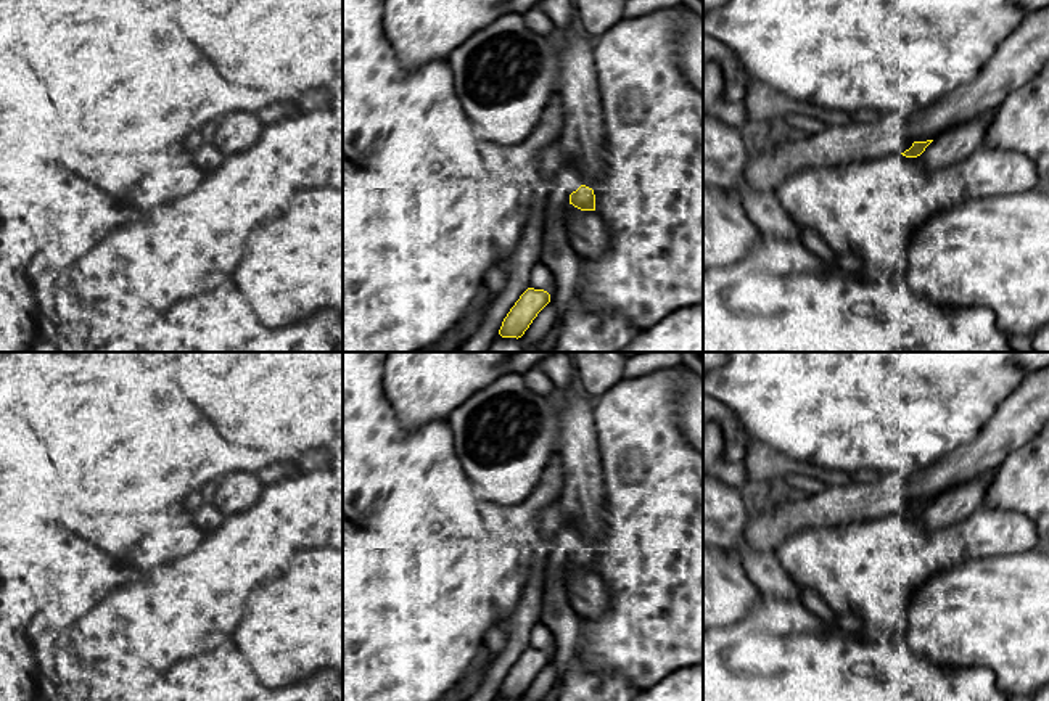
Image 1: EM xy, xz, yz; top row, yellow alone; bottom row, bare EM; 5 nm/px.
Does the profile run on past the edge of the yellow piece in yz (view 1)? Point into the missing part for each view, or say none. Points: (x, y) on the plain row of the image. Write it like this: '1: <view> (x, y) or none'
1: none

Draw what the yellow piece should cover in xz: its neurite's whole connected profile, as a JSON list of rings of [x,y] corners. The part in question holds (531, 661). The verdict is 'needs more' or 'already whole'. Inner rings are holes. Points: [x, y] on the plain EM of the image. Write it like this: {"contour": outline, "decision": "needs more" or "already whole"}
{"contour": [[[528,648],[504,678],[499,695],[502,698],[521,698],[549,662],[550,654],[547,651]]], "decision": "already whole"}

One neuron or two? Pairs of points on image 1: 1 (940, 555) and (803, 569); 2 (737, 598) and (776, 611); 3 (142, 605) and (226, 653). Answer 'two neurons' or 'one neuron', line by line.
1: one neuron
2: two neurons
3: two neurons

